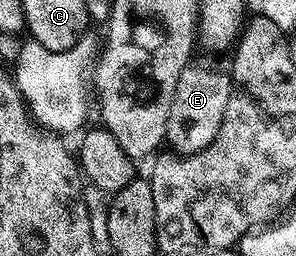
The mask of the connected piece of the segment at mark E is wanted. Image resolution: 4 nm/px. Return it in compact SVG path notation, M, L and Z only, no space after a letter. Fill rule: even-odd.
M190 67L184 69L179 75L179 83L175 83L175 99L171 99L171 115L167 115L167 131L165 132L165 141L168 148L178 155L188 155L203 151L219 135L219 127L223 123L223 111L227 111L227 99L231 81L228 76L221 73L215 73L207 69L196 69Z

